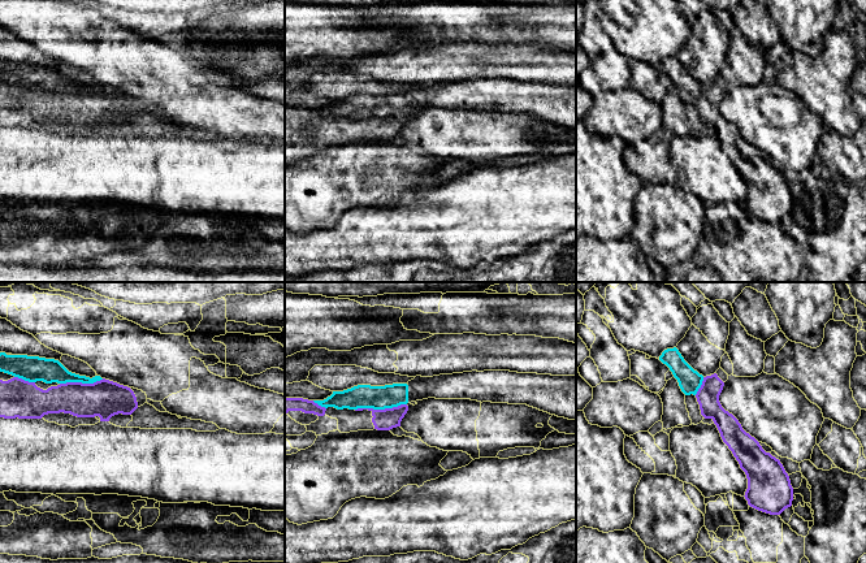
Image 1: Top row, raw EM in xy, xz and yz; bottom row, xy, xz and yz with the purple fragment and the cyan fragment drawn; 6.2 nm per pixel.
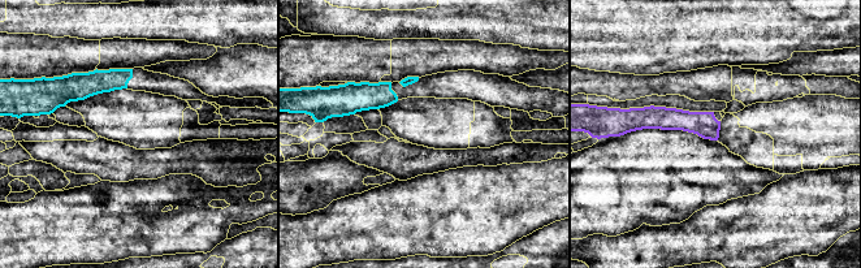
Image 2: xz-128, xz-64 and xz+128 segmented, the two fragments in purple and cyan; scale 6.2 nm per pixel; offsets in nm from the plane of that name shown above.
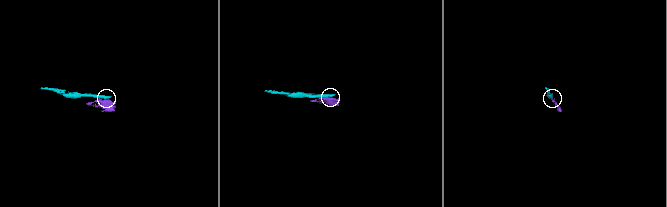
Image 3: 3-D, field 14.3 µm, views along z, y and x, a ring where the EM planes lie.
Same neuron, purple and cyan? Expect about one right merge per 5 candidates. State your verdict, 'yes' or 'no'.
no

